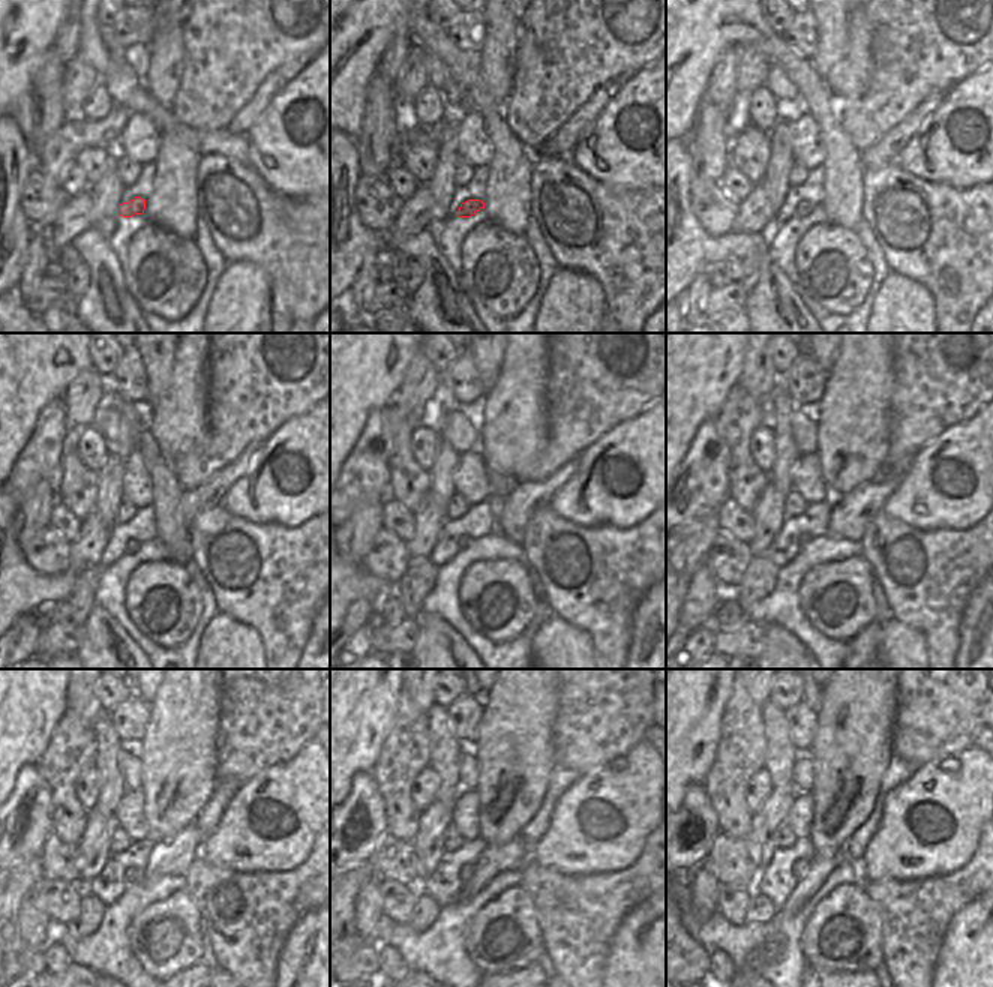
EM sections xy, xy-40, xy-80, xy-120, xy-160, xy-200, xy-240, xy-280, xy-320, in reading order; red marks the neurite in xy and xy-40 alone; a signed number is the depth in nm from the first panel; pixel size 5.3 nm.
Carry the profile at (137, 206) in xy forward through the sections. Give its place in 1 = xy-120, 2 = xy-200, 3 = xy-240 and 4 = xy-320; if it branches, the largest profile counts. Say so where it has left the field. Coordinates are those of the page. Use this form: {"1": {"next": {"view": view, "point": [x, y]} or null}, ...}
{"1": {"next": {"view": "xy-120", "point": [132, 545]}}, "2": {"next": {"view": "xy-200", "point": [804, 539]}}, "3": {"next": {"view": "xy-240", "point": [132, 875]}}, "4": {"next": {"view": "xy-320", "point": [801, 866]}}}

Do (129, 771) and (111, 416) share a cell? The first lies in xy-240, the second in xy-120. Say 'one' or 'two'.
one

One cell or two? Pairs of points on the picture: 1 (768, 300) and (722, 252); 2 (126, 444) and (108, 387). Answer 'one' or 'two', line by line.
1: one
2: two

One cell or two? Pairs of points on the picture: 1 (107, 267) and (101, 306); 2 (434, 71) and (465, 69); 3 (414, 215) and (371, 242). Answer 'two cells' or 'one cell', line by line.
1: one cell
2: two cells
3: two cells

